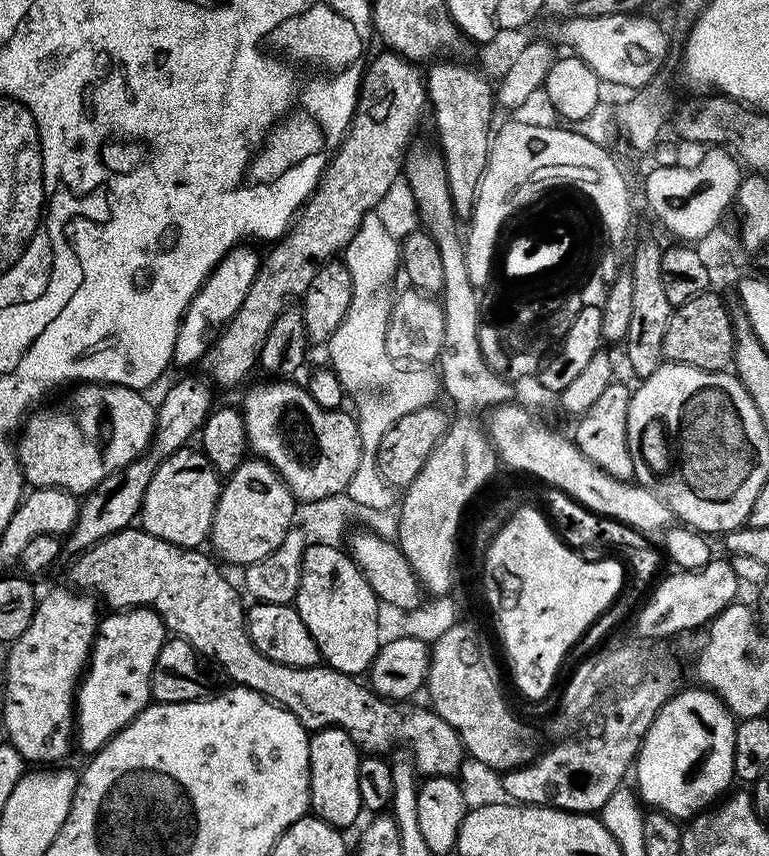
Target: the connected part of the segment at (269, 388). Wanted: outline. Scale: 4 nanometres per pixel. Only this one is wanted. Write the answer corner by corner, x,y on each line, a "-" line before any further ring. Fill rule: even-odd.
272,378
267,382
254,385
242,403
249,449
280,473
297,501
343,493
364,453
355,415
323,409
307,387
299,388
291,379

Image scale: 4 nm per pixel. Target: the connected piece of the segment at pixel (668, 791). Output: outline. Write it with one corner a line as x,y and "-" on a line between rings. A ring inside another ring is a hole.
711,687
686,688
677,691
675,696
671,696
664,703
662,710
658,710
650,730
646,730
634,765
634,780
636,776
634,784
638,789
641,801
649,809
665,812
667,816
681,822
697,816
699,812
717,803
718,798
723,797
733,787
731,784
734,784
736,774
734,770
734,734
737,721
728,711
728,707
724,705
724,701

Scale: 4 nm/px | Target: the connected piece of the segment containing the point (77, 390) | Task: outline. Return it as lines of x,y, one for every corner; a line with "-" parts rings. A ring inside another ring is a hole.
81,383
79,386
73,387
69,392
72,393
65,398
64,404
52,404
49,408
44,408
45,406
37,407
35,411
25,419
22,427
19,429
18,439
14,444
16,459
20,461
20,470
24,474
25,481
27,481
32,488
61,488
64,492
87,494
96,489
98,482
102,482
102,478
106,478
110,474
122,470
130,462
134,462
139,456
145,455
145,453
149,451
152,436
156,433
156,409
153,401
150,402
144,397
147,395
145,395
143,391
135,388
127,388
126,386
118,386
117,384
102,385

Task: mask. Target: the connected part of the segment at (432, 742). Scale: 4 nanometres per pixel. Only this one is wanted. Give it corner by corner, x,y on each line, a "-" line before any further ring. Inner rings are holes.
129,526
79,553
73,559
76,561
68,568
67,583
81,593
91,594
101,601
104,599
112,610
151,608
160,615
160,621
173,637
190,642
192,649
199,652
205,661
215,665
227,679
229,676
233,685
262,694
279,708
285,708
287,712
294,714
294,718
298,718
304,728
341,728
346,730
346,734
350,734
350,738
361,749
371,750
376,754
387,753
391,744
404,743
408,747
407,755
421,777
457,775
456,771
466,761
464,744
454,726
450,726
450,722
433,712
431,707
411,708
411,703
408,702
389,702
377,696
371,687
364,685
363,688
357,677
347,676
327,666
291,668
266,658
266,654
256,649
254,642
250,642
248,637
246,604
240,601
241,593
238,588
236,593
235,586
212,565
213,557
205,552
195,548
180,548
162,538
154,538
154,534
145,532
143,527

